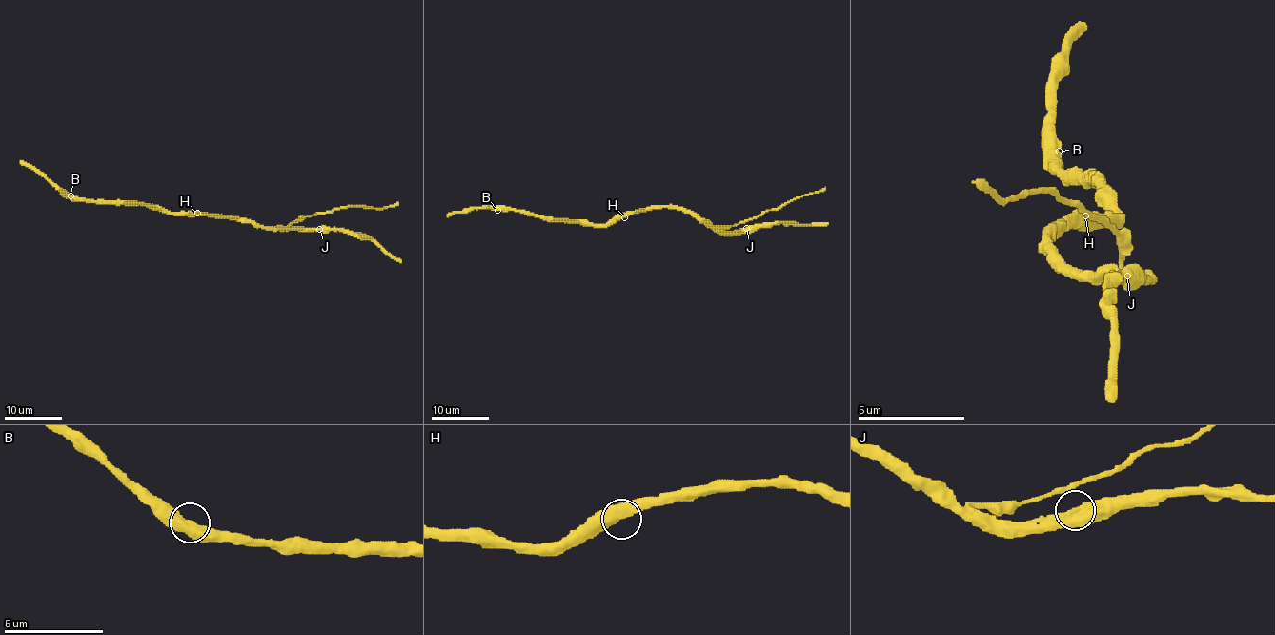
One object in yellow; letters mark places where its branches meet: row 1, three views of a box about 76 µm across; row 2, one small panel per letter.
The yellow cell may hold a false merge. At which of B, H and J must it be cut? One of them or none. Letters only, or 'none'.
none

